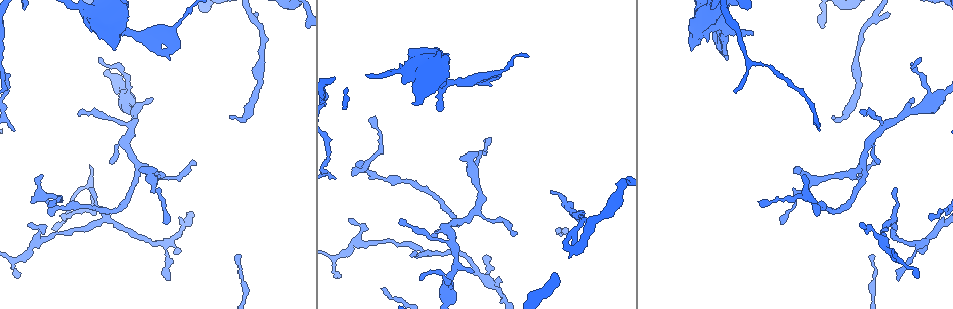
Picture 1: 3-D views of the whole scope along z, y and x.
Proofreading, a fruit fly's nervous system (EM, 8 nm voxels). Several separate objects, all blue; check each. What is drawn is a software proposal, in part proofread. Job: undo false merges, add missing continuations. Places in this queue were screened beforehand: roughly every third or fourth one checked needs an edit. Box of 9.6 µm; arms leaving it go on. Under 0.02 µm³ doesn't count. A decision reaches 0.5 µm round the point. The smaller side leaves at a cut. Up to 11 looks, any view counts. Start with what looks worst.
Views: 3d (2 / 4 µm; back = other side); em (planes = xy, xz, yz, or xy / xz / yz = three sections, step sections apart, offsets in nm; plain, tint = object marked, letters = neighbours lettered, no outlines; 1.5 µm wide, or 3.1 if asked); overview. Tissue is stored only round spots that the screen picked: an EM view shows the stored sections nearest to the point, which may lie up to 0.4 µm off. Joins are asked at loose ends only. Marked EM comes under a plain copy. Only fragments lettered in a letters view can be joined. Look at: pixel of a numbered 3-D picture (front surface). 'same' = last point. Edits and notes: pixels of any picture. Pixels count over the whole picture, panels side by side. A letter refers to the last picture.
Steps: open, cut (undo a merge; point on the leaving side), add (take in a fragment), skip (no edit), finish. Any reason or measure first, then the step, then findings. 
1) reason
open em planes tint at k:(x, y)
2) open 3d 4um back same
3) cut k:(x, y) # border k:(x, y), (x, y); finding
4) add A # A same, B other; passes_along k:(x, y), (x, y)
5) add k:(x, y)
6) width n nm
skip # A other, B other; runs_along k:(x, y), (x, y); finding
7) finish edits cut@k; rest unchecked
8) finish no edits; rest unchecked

free end
open 3d 4um at 1:(751, 33)

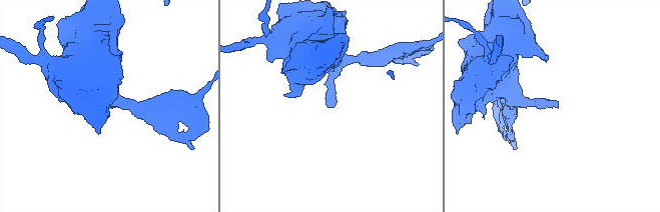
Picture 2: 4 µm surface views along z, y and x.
now the EM
open em planes letters at 2:(555, 106)

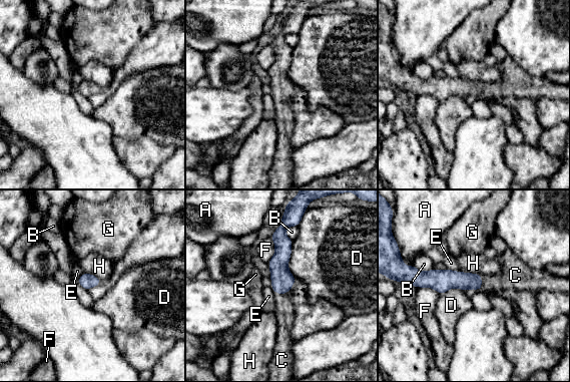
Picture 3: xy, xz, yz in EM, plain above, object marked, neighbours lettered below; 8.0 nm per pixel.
add 3:(511, 277) # A other, B other, C same, D other, E other, F other, G other, H other; the neuron continues

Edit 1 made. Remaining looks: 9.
open overview

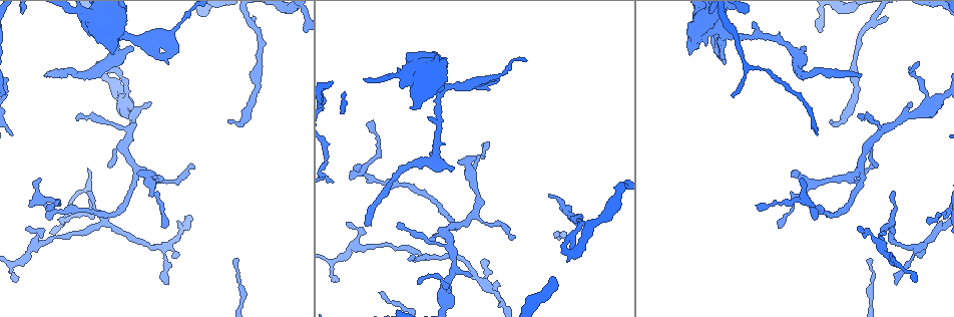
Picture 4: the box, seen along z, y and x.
branch stops here
open em yz step 4 tint at 4:(132, 47)

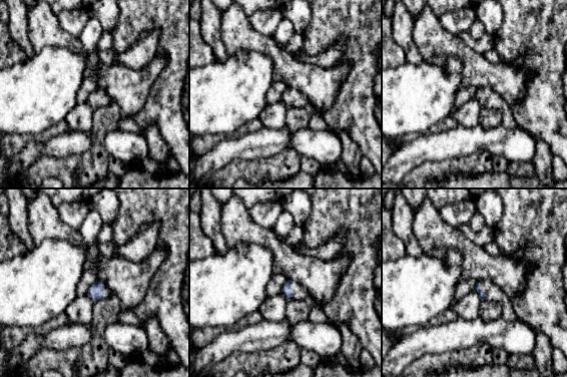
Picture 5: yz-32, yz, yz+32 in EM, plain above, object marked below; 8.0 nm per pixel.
open em planes letters same

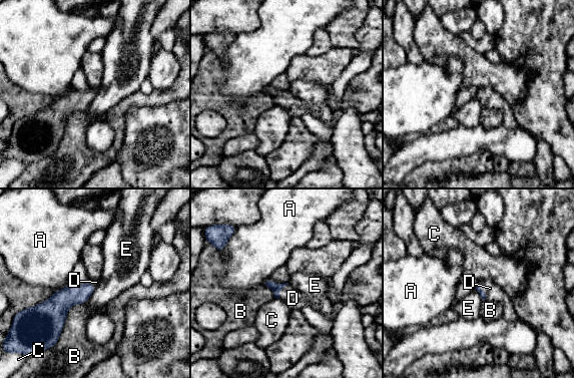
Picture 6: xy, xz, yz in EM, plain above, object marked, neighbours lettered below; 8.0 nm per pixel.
add 6:(293, 298) # A other, B other, C other, D same, E other; passes_along 6:(268, 283), (281, 289), (293, 298); it goes on there

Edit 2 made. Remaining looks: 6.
open overview

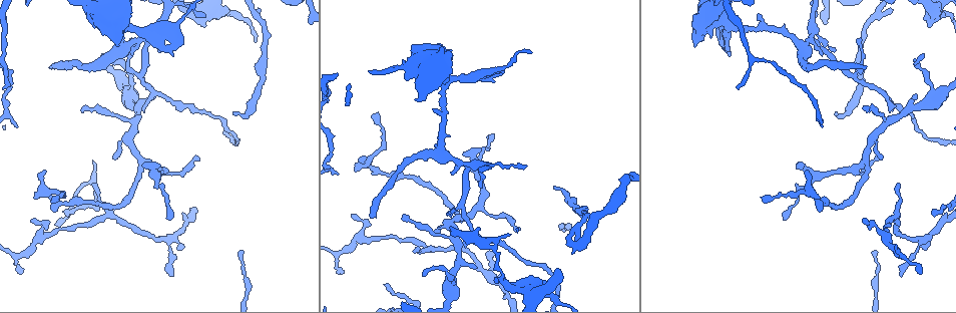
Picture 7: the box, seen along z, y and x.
free end
open em yz step 8 letters at 7:(259, 11)

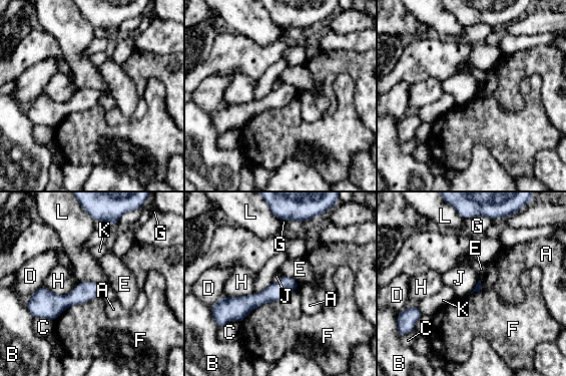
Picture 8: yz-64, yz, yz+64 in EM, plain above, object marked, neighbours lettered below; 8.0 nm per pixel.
another direction
open em planes letters same

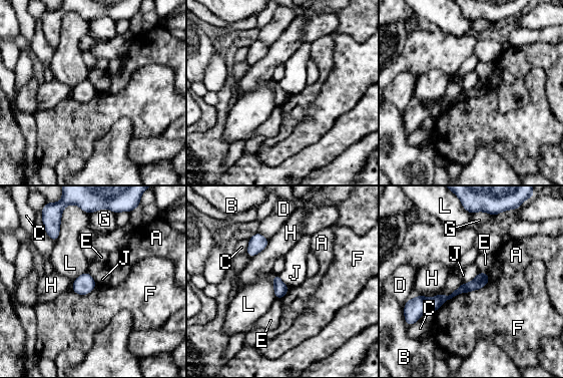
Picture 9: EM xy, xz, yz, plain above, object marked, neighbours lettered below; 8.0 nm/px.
width 110 nm
skip # A other, B other, C other, D other, E other, F other, G other, H other, J other, L other; border 9:(479, 271), (472, 280), (461, 284); no lettered fragment goes on from it

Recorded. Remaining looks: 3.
branch stops here
open em planes letters at 7:(921, 271)

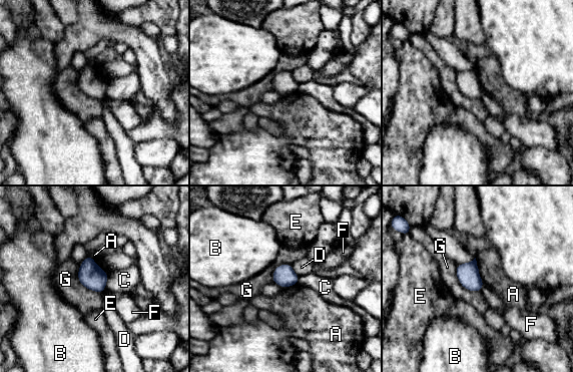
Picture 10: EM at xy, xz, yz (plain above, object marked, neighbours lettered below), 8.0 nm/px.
width 170 nm
skip # A other, B other, C other, D other, E other, F other, G other; none of them fits

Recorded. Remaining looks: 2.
finish edits add@3, add@6; rest unchecked

